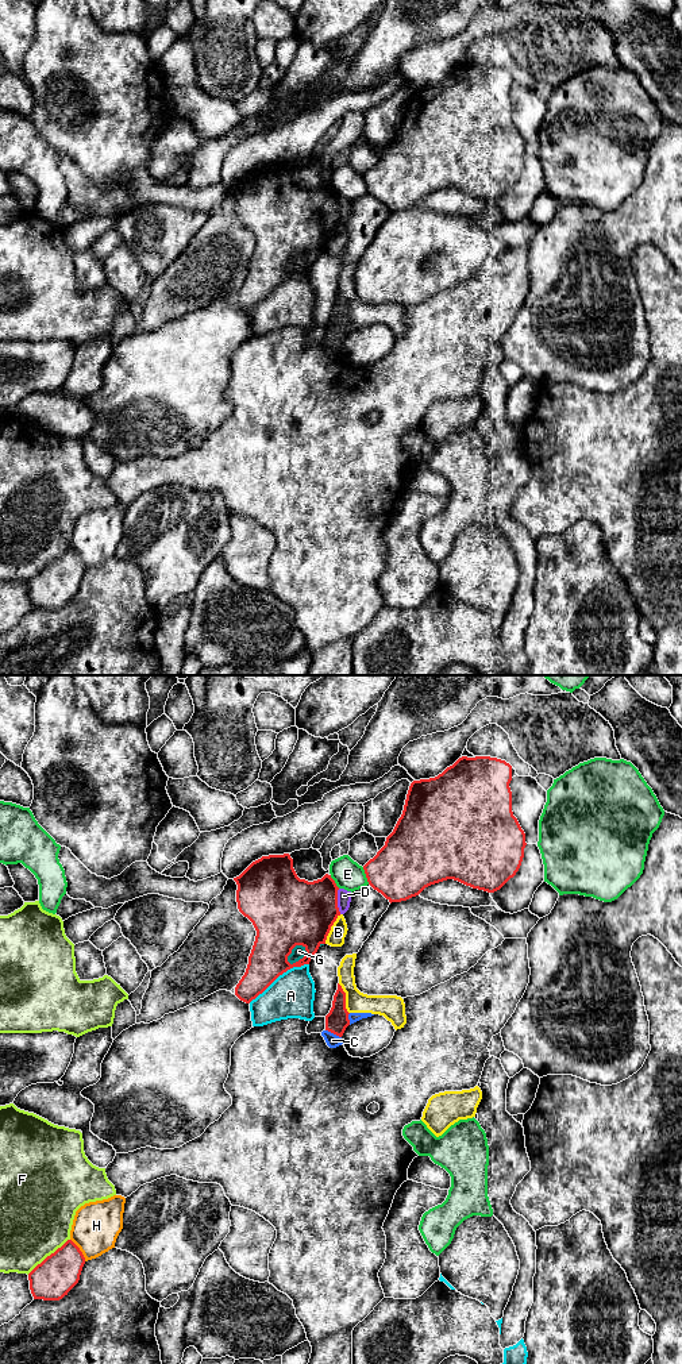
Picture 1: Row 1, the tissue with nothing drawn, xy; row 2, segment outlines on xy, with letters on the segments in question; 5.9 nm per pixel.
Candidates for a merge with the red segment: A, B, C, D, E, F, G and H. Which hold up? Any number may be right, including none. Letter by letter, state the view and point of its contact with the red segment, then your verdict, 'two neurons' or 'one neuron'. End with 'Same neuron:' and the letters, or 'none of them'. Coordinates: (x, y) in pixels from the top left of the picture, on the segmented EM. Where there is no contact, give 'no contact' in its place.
A: contact xy (278, 975); two neurons
B: contact xy (330, 929); two neurons
C: contact xy (334, 1033); two neurons
D: contact xy (336, 901); two neurons
E: contact xy (366, 875); two neurons
F: contact xy (47, 1256); two neurons
G: contact xy (303, 958); two neurons
H: contact xy (79, 1249); two neurons
Same neuron: none of them

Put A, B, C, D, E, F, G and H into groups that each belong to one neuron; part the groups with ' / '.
A / B C G / D / E / F / H

